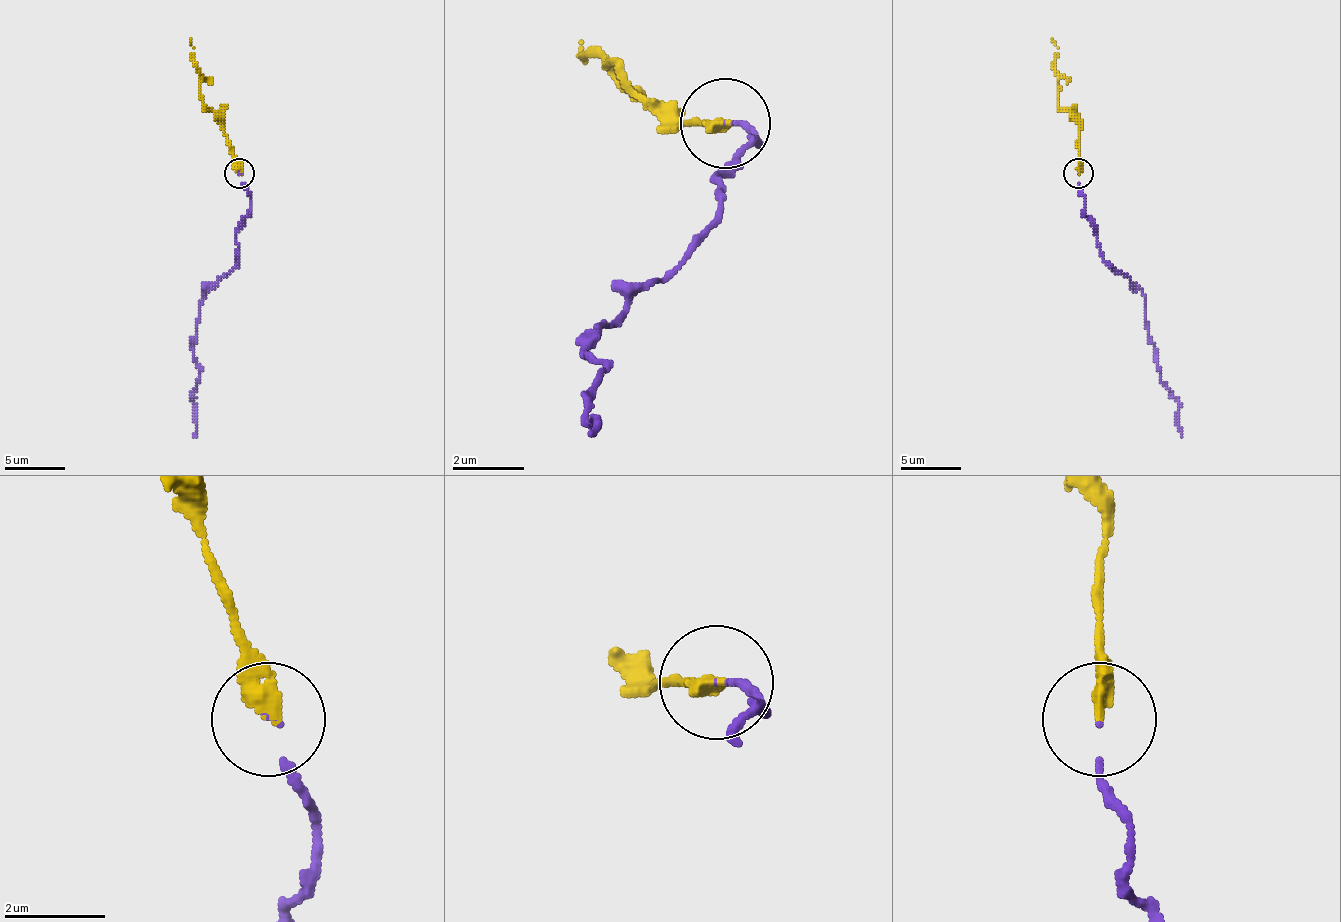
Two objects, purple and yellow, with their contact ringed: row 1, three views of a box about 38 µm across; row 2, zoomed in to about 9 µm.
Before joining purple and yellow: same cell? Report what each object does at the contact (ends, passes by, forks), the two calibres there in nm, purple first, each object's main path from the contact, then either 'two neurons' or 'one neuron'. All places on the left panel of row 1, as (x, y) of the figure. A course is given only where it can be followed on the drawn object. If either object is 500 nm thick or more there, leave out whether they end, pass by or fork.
purple ends; yellow ends; calibres 50 and 320 nm; course purple (239, 174), (251, 213), (236, 234), (239, 262), (202, 298), (193, 437); course yellow (239, 174), (239, 159), (221, 120), (202, 105), (190, 38); one neuron

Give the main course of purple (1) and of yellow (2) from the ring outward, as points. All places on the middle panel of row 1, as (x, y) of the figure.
1: (723, 125), (759, 143), (714, 179), (723, 215), (588, 350), (606, 368), (588, 395), (597, 422), (588, 431)
2: (723, 125), (669, 125), (615, 62), (588, 62), (579, 44)

